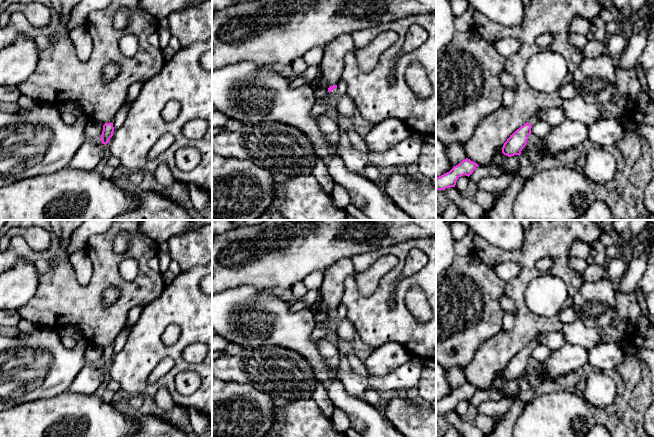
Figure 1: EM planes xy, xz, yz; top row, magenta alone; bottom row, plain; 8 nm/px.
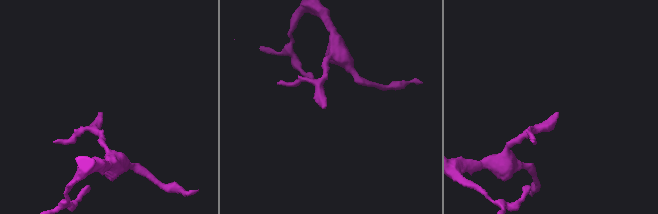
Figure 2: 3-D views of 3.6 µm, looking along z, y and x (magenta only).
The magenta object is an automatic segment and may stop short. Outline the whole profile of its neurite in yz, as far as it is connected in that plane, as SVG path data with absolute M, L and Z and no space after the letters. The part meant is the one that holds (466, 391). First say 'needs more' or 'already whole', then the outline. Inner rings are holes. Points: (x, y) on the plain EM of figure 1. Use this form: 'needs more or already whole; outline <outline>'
already whole; outline M466 382L458 389L454 390L449 396L436 402L436 415L445 414L449 411L455 411L459 401L470 400L479 389Z

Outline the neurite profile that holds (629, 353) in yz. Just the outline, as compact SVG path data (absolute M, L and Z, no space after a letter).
M617 341L617 343L621 347L621 349L623 350L627 360L629 360L630 358L636 358L636 359L640 360L641 362L643 361L638 353L636 353L635 351L625 347L622 343L620 343L618 341Z

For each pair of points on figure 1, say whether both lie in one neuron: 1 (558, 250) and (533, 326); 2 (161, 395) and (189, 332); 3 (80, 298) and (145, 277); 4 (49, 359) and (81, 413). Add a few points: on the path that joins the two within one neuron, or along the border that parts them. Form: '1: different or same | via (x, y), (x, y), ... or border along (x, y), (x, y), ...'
1: same | via (535, 258), (531, 270), (520, 283), (520, 303)
2: different | border along (153, 396), (161, 387), (164, 387), (176, 404)
3: same | via (96, 288), (102, 282), (129, 285)
4: different | border along (67, 389), (57, 395), (45, 398)

